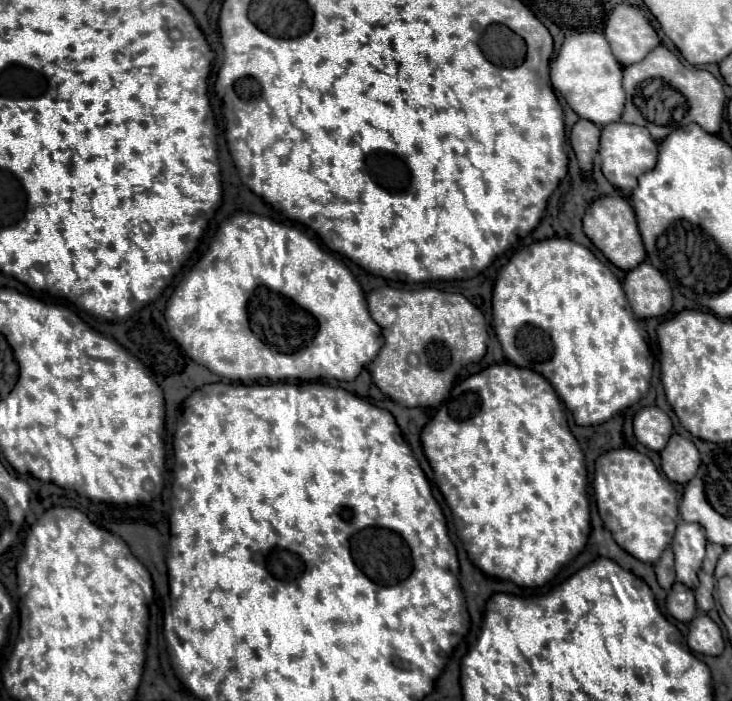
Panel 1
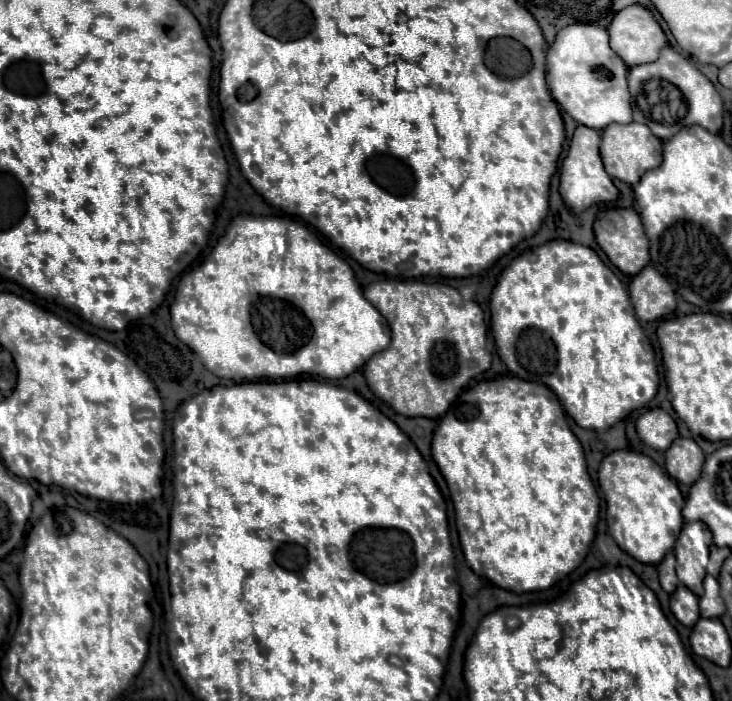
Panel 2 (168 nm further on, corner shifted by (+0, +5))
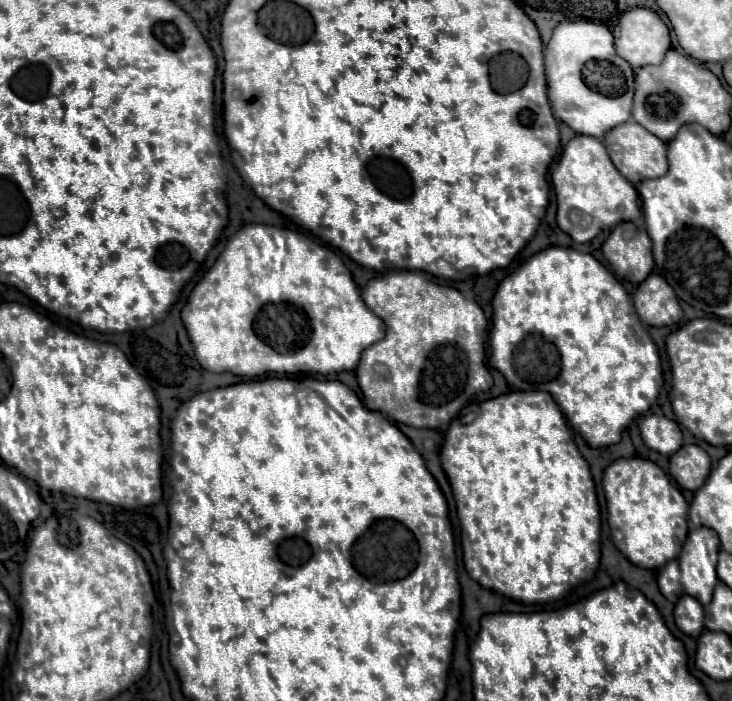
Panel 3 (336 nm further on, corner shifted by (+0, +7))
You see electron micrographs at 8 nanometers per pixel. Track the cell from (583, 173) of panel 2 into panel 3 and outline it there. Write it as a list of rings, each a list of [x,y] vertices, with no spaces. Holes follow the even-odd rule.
[[[575,135],[551,173],[557,195],[557,225],[575,243],[587,243],[601,231],[609,231],[623,221],[637,221],[641,217],[639,195],[635,187],[613,167],[601,139]]]

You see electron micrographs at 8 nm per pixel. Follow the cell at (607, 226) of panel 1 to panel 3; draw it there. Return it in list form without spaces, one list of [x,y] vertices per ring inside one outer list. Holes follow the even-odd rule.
[[[635,223],[617,225],[603,243],[603,255],[611,269],[625,281],[639,285],[653,271],[651,239]]]

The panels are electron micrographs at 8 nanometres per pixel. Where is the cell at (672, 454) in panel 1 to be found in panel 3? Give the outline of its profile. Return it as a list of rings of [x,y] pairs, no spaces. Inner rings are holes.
[[[683,445],[681,451],[671,455],[671,477],[679,483],[679,487],[687,491],[697,491],[711,473],[709,455],[697,445]]]

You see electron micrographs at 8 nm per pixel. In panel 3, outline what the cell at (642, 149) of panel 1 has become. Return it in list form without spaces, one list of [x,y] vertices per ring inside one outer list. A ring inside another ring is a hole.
[[[627,121],[621,123],[617,127],[613,127],[605,139],[603,139],[607,153],[613,161],[613,165],[617,167],[617,171],[631,181],[633,185],[639,185],[643,179],[651,179],[651,177],[661,177],[667,171],[667,145],[665,141],[657,139],[653,133],[649,133],[645,127],[641,127],[635,121]]]

